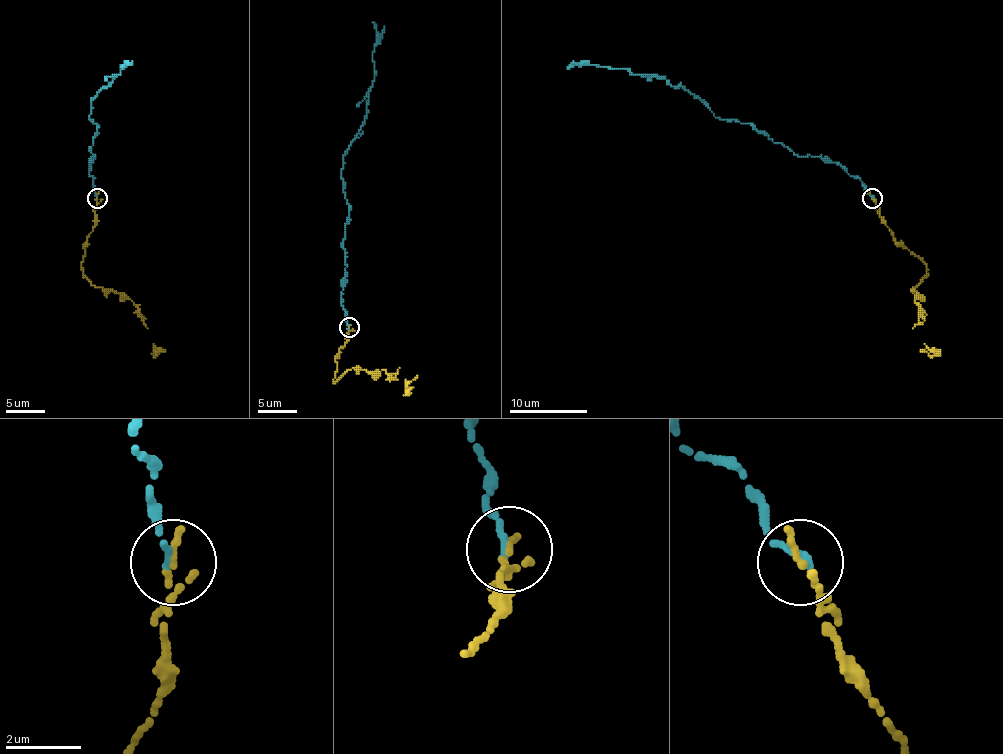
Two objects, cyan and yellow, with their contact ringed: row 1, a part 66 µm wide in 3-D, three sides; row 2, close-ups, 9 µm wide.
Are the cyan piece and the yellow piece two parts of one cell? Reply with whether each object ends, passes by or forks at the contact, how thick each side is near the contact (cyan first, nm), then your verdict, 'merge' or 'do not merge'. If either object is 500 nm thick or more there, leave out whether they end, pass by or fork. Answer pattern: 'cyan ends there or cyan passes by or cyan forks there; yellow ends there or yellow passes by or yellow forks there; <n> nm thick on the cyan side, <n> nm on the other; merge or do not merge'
cyan ends there; yellow passes by; 240 nm thick on the cyan side, 150 nm on the other; merge

